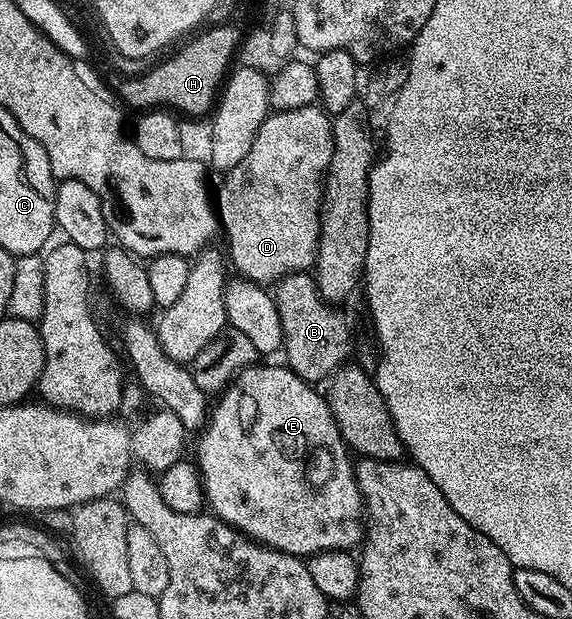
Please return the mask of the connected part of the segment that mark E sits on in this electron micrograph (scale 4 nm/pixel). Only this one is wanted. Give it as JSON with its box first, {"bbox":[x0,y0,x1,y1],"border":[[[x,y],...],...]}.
{"bbox":[196,364,364,556],"border":[[[255,364],[246,367],[239,372],[237,378],[230,383],[220,394],[217,395],[212,409],[204,423],[204,429],[197,435],[198,438],[198,458],[196,465],[198,472],[202,476],[202,491],[206,494],[205,505],[209,513],[214,517],[233,526],[239,534],[244,534],[255,542],[261,542],[263,546],[270,546],[273,550],[279,550],[285,554],[297,554],[299,556],[309,556],[319,554],[325,550],[348,550],[353,551],[361,543],[364,537],[364,507],[360,488],[356,484],[354,475],[354,462],[351,451],[346,442],[340,436],[336,428],[336,420],[328,408],[325,397],[318,394],[311,383],[305,382],[296,372],[292,372],[285,364],[279,366],[262,366]]]}

